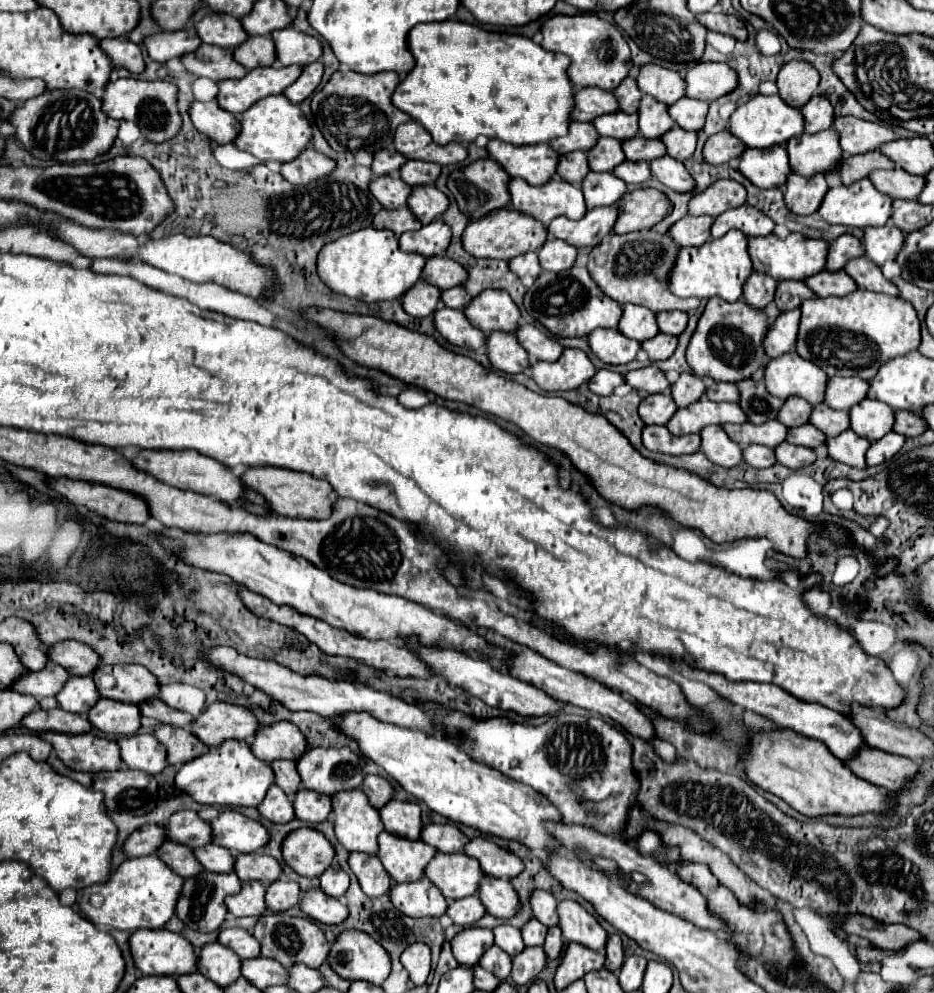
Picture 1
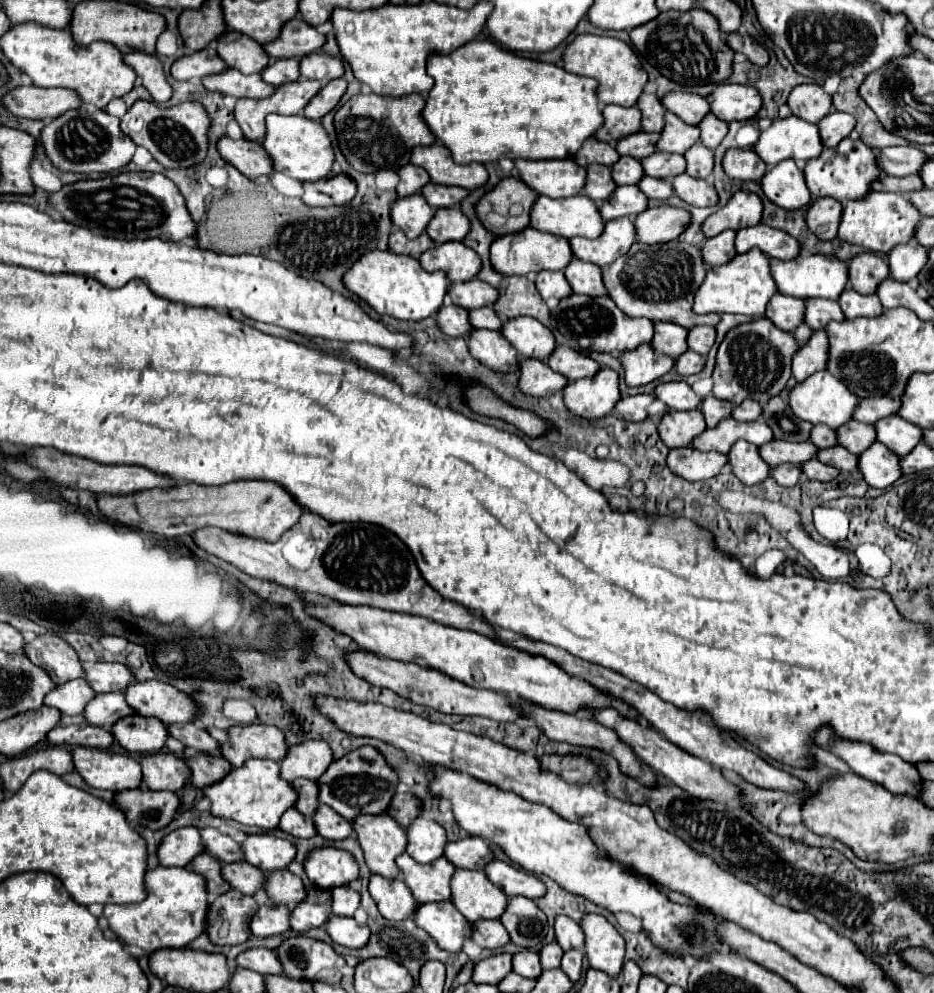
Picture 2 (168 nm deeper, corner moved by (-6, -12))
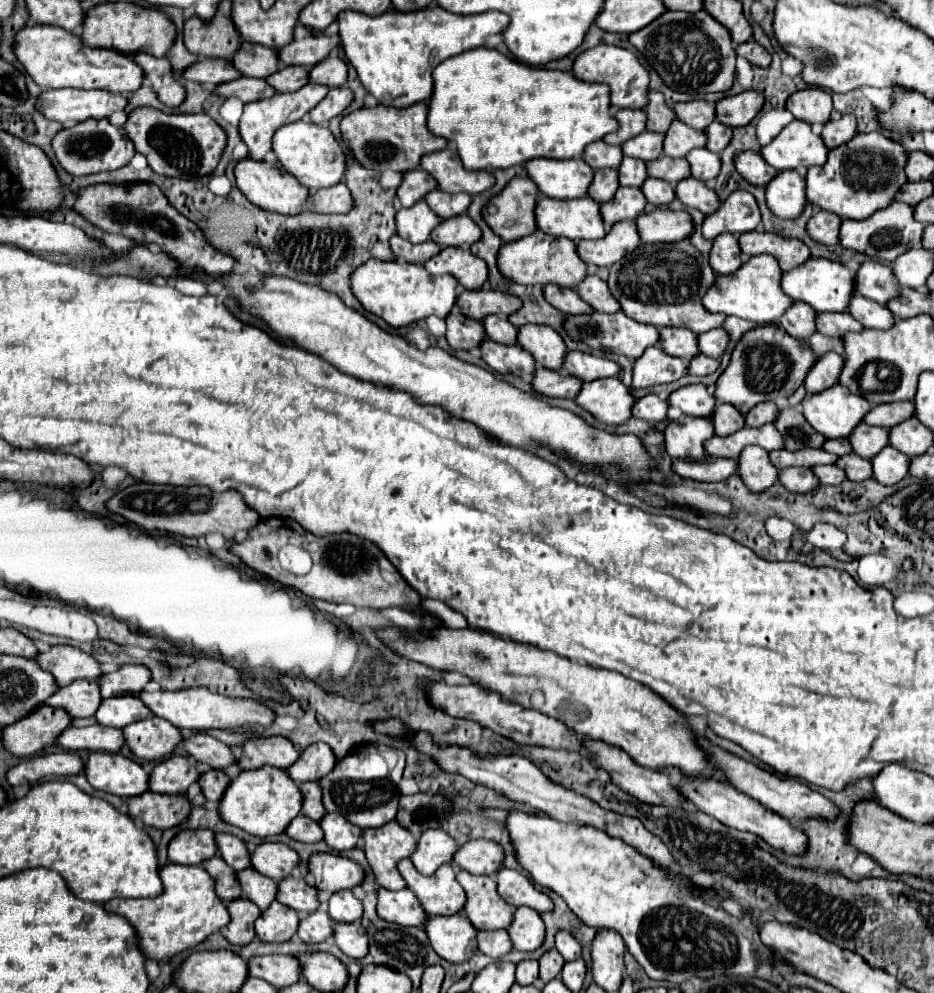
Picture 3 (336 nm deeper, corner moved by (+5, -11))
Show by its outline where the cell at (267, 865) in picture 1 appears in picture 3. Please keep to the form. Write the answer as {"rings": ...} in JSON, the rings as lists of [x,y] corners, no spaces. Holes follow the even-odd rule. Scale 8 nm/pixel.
{"rings":[[[292,876],[278,882],[276,900],[282,902],[284,906],[296,910],[298,914],[310,914],[318,908],[316,888],[310,886],[306,880],[298,880]]]}

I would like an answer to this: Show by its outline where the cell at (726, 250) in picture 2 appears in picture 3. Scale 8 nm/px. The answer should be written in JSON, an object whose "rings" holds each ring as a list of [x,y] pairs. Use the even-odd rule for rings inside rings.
{"rings":[[[734,234],[716,236],[708,260],[710,260],[712,270],[716,270],[716,274],[730,274],[730,272],[738,270],[742,264],[738,238]]]}

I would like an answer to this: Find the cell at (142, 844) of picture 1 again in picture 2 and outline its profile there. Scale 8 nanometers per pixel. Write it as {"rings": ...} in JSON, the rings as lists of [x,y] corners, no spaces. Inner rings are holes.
{"rings":[[[183,827],[163,839],[163,847],[159,847],[159,863],[165,867],[187,867],[203,851],[199,829]]]}

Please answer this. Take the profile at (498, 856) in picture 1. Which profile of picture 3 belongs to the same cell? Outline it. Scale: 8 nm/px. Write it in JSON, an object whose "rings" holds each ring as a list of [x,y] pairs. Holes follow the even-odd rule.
{"rings":[[[500,868],[494,878],[496,878],[496,884],[498,884],[500,896],[508,904],[512,904],[512,906],[530,906],[538,912],[552,910],[552,900],[544,892],[540,892],[526,874],[518,872],[518,870]]]}

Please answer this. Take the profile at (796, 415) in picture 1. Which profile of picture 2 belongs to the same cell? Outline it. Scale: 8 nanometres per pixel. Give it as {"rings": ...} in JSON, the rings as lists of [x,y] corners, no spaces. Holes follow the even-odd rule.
{"rings":[[[813,427],[811,441],[813,441],[819,449],[829,449],[829,447],[839,445],[839,443],[837,443],[837,433],[835,433],[831,427]]]}

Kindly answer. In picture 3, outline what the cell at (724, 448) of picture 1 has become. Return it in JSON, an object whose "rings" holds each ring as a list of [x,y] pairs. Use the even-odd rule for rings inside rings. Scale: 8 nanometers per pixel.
{"rings":[[[746,446],[736,462],[742,482],[752,492],[762,492],[778,480],[778,470],[770,464],[768,452],[760,446]]]}

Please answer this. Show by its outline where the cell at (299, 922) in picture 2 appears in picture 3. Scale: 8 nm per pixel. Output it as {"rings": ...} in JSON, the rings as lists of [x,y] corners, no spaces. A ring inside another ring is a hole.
{"rings":[[[316,910],[300,920],[300,930],[296,932],[302,942],[322,942],[332,936],[330,916],[322,910]]]}

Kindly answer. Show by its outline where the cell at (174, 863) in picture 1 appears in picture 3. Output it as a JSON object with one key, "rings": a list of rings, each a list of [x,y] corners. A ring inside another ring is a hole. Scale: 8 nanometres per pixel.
{"rings":[[[220,856],[208,858],[208,862],[202,862],[202,868],[204,868],[208,874],[212,874],[216,896],[218,896],[224,904],[232,902],[234,898],[238,898],[238,896],[242,894],[238,882],[236,882],[234,870],[232,870]]]}

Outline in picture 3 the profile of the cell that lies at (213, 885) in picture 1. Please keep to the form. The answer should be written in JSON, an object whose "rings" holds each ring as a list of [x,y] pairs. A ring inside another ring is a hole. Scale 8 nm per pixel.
{"rings":[[[236,898],[230,904],[226,904],[230,922],[220,930],[220,934],[230,942],[230,944],[248,944],[256,932],[254,932],[254,920],[260,916],[260,908],[254,906],[246,898]]]}

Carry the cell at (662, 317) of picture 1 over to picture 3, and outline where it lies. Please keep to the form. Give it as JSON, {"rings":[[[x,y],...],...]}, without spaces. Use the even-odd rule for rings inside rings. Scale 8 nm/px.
{"rings":[[[722,328],[698,334],[698,350],[706,356],[718,358],[724,352],[726,344],[728,344],[728,334]]]}

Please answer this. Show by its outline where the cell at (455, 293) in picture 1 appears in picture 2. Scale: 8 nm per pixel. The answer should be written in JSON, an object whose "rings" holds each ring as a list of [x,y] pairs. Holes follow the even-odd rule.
{"rings":[[[481,307],[479,311],[471,311],[471,323],[475,323],[475,327],[485,327],[497,333],[501,333],[503,329],[503,321],[497,317],[493,307]]]}

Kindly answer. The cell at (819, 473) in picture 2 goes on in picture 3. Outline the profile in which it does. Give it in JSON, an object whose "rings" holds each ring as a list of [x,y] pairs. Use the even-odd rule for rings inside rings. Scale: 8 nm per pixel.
{"rings":[[[828,464],[828,466],[812,466],[812,472],[816,472],[816,478],[820,480],[820,484],[830,484],[830,486],[836,486],[836,484],[840,484],[846,478],[844,470],[840,470],[834,464]]]}

